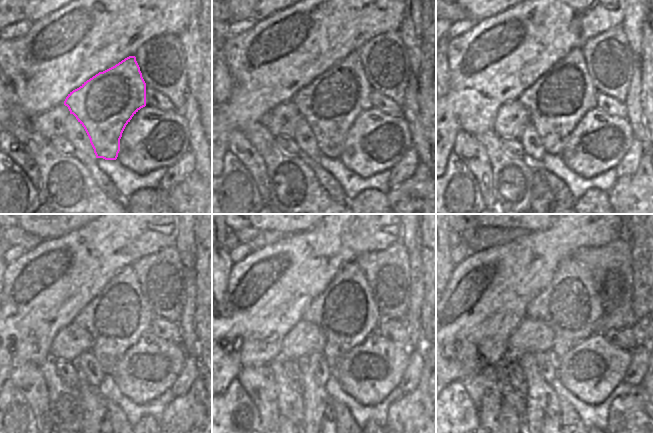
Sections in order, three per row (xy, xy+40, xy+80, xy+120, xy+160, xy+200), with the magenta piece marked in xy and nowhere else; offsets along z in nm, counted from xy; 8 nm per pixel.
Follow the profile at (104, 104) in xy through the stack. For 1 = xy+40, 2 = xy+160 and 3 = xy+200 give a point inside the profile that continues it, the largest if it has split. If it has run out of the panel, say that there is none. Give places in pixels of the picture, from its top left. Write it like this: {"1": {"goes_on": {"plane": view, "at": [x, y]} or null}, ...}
{"1": {"goes_on": {"plane": "xy+40", "at": [330, 104]}}, "2": {"goes_on": {"plane": "xy+160", "at": [346, 312]}}, "3": {"goes_on": {"plane": "xy+200", "at": [570, 305]}}}

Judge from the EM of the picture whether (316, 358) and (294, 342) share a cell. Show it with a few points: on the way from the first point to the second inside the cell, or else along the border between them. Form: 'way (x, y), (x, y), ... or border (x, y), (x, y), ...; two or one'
border (321, 351), (315, 351), (308, 356); two

